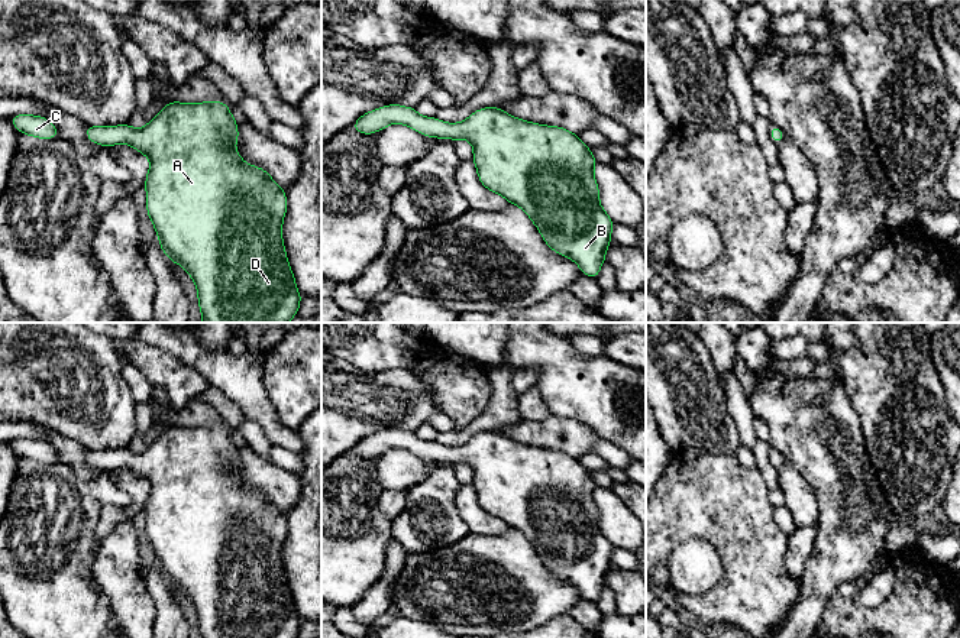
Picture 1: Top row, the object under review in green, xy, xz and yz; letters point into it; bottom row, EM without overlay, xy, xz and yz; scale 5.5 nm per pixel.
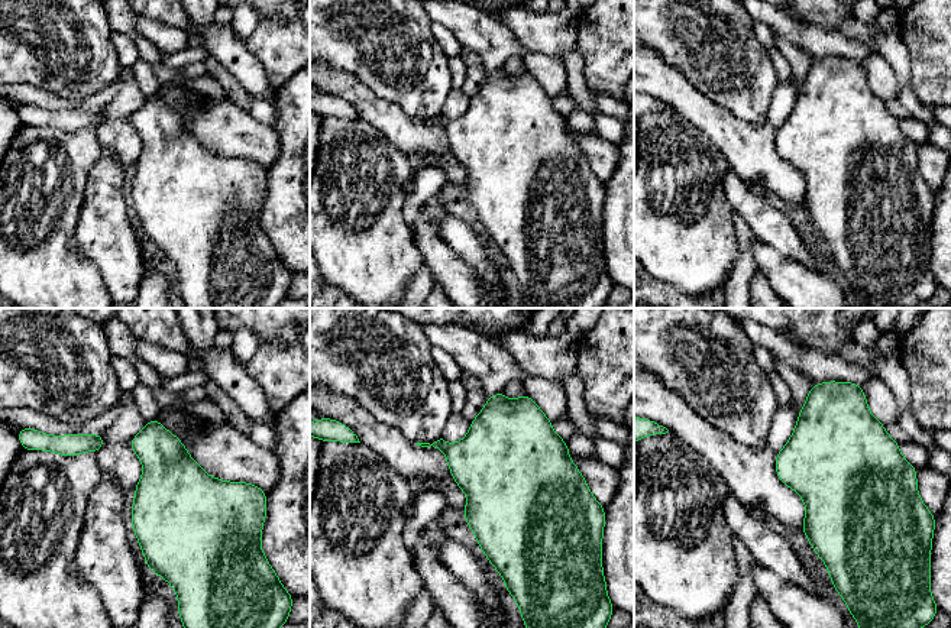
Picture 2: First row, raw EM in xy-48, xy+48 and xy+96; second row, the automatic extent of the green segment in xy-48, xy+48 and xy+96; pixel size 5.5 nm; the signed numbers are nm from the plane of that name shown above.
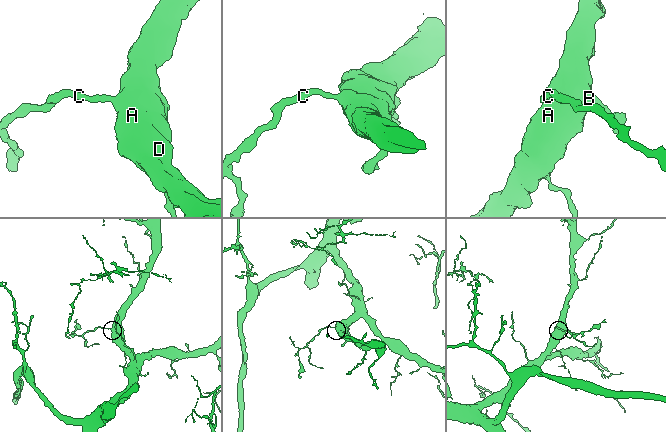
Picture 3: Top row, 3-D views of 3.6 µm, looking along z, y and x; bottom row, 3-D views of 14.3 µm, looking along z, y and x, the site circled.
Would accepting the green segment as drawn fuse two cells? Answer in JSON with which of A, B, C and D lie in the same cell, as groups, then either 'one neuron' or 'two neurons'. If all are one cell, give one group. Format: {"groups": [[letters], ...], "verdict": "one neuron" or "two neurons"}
{"groups": [["A", "B", "C", "D"]], "verdict": "one neuron"}

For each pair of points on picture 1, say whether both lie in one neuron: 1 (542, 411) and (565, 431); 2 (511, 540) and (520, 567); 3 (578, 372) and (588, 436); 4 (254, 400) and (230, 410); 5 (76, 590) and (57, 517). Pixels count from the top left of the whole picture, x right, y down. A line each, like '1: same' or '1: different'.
1: different
2: same
3: different
4: different
5: same

